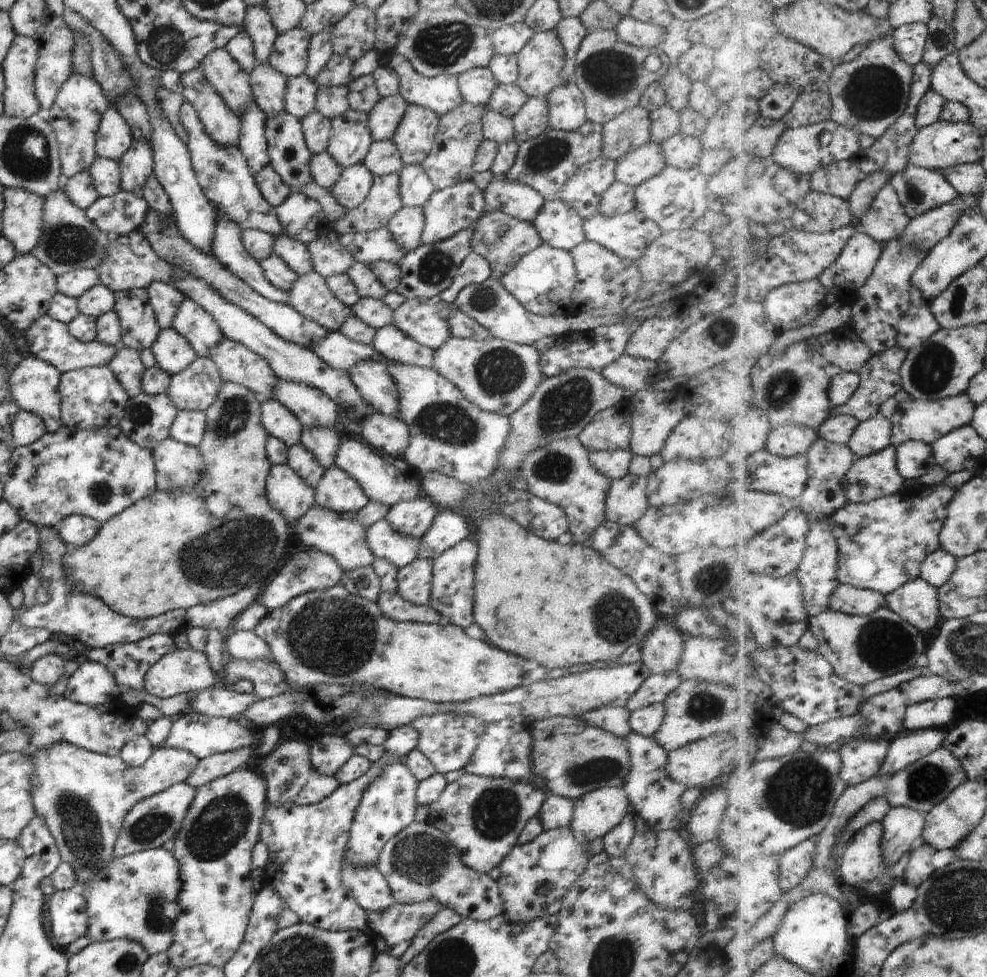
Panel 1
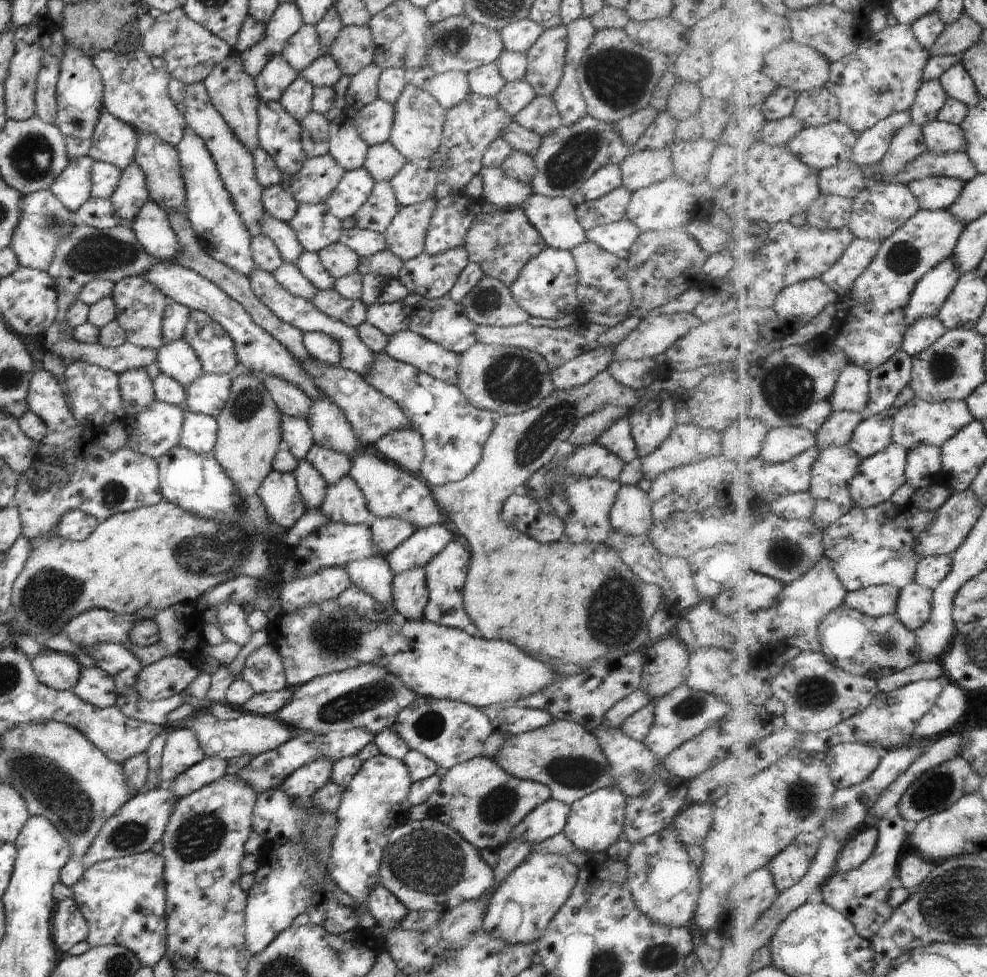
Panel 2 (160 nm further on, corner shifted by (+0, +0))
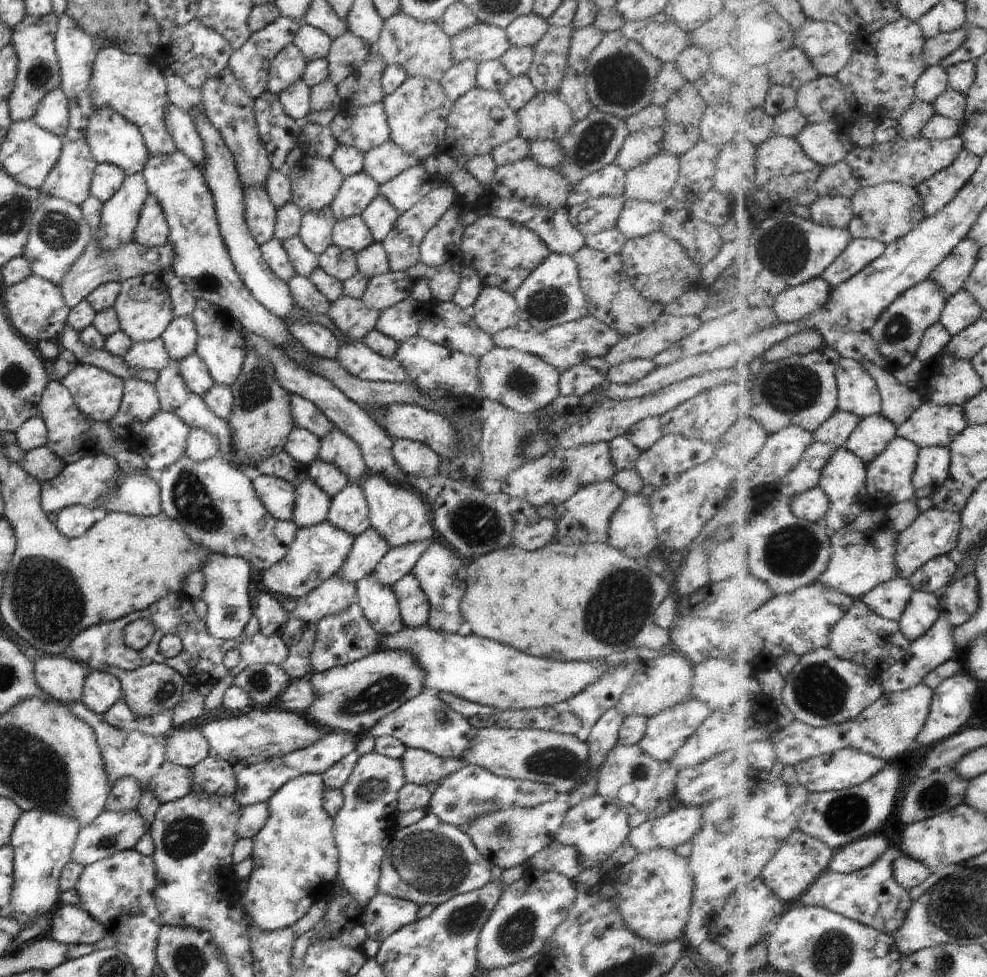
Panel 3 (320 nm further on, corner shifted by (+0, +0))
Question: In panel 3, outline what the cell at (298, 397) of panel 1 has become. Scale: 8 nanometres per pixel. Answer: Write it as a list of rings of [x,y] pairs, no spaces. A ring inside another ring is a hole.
[[[336,426],[324,438],[320,438],[317,458],[338,466],[342,474],[348,476],[348,483],[360,484],[364,476],[369,474],[360,448]]]

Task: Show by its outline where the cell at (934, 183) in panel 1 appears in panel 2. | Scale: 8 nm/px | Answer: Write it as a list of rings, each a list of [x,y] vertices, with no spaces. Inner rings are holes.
[[[928,177],[912,181],[909,185],[918,197],[921,208],[937,211],[951,209],[967,184],[963,178]]]

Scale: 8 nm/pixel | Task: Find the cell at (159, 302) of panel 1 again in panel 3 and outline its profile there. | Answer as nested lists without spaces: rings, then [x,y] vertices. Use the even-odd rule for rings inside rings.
[[[176,316],[162,332],[161,340],[171,363],[176,363],[195,353],[198,334],[191,316]]]

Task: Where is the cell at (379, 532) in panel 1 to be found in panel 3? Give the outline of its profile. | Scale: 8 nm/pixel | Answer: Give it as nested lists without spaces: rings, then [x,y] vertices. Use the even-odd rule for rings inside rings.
[[[327,521],[311,528],[300,528],[286,557],[262,574],[262,584],[272,594],[288,596],[294,600],[306,596],[324,580],[340,572],[342,562],[346,562],[350,548],[354,546],[354,540],[356,538],[346,534],[346,530],[339,530]]]

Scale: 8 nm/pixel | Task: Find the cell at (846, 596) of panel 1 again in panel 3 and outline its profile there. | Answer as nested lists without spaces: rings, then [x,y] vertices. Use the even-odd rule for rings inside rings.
[[[896,577],[869,592],[862,600],[867,602],[870,610],[875,613],[901,622],[903,614],[908,610],[913,593],[911,579]]]

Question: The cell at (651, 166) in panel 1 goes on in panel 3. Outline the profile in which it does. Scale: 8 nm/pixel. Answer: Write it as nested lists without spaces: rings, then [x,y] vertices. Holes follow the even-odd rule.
[[[661,151],[625,173],[624,199],[662,202],[671,196],[679,169],[678,156]]]

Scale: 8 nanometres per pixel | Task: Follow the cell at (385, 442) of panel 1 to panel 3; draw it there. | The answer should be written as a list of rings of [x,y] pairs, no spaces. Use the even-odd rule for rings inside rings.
[[[394,439],[392,458],[398,470],[410,477],[440,475],[440,458],[430,446],[407,439]]]

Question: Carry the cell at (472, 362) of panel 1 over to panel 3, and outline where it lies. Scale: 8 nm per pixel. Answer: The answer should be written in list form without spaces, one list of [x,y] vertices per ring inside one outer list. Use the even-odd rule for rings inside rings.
[[[502,347],[492,348],[479,358],[478,380],[484,399],[492,400],[519,414],[548,407],[559,396],[560,373],[538,356]]]

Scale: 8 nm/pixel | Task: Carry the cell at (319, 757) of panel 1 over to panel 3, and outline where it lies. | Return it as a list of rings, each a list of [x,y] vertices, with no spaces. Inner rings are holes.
[[[322,773],[304,774],[286,782],[267,801],[270,816],[254,836],[253,870],[242,896],[246,915],[258,930],[274,932],[292,926],[338,884],[334,820],[323,808],[324,790]]]

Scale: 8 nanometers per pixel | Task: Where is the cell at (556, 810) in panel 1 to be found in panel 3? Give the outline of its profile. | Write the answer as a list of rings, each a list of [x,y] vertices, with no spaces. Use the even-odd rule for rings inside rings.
[[[565,797],[534,807],[498,808],[498,810],[480,814],[464,832],[484,858],[505,871],[524,865],[540,850],[551,845],[562,828],[569,808]]]

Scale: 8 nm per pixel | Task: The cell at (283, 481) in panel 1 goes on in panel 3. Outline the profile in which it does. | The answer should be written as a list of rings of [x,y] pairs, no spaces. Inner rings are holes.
[[[251,475],[251,482],[260,503],[280,521],[292,521],[295,487],[280,478]]]

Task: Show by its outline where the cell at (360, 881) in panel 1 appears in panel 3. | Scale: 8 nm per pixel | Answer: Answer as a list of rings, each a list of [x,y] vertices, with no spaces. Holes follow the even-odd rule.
[[[377,893],[363,910],[361,925],[369,939],[382,943],[384,939],[418,919],[418,906],[406,900]]]

